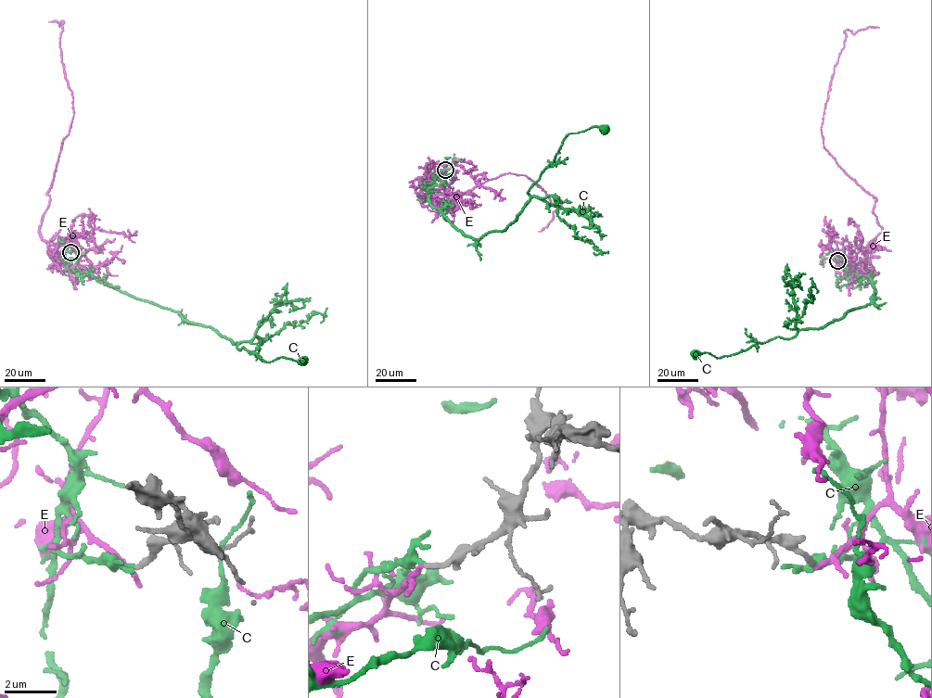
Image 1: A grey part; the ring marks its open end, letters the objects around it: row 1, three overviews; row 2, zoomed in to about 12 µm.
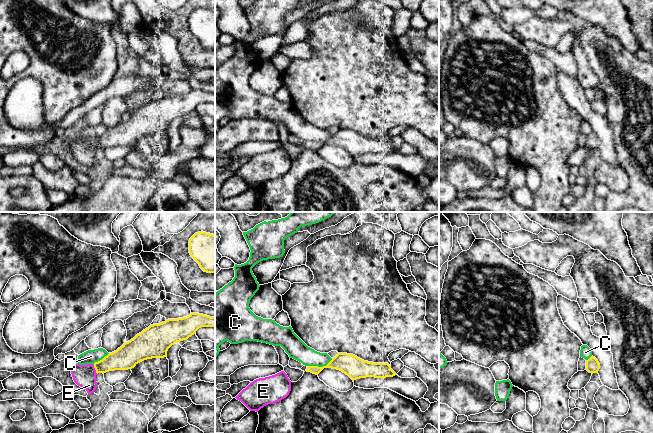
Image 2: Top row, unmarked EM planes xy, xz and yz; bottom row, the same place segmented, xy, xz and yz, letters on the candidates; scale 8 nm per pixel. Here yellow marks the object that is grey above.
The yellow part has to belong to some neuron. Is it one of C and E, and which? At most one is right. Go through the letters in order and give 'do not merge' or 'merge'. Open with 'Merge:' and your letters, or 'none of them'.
Merge: E
C: do not merge
E: merge

